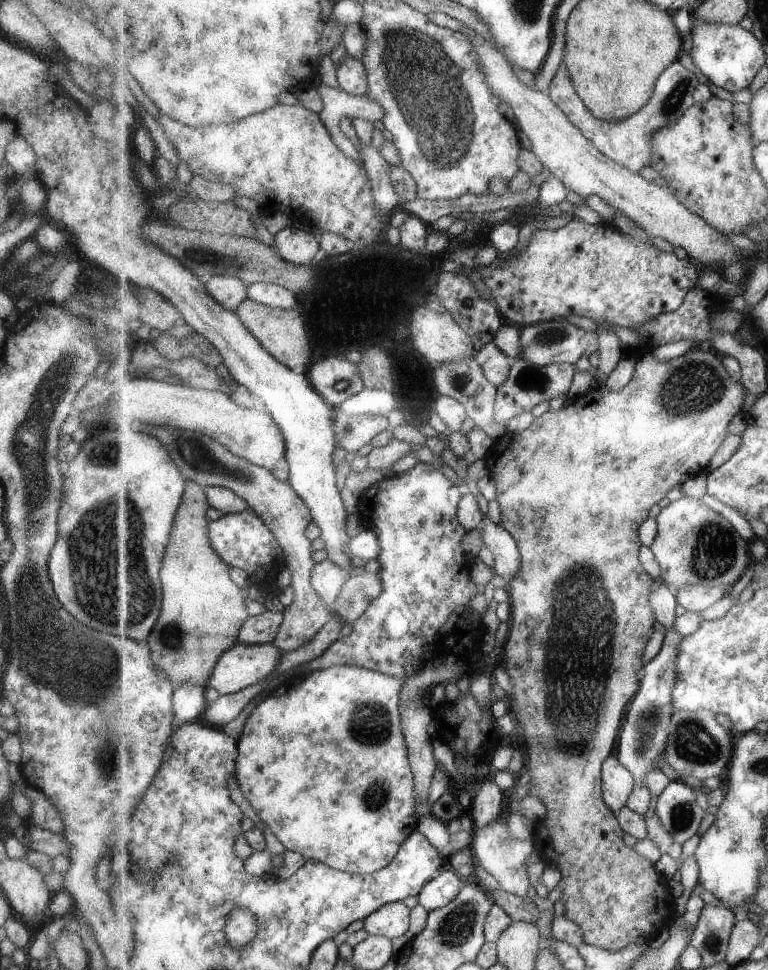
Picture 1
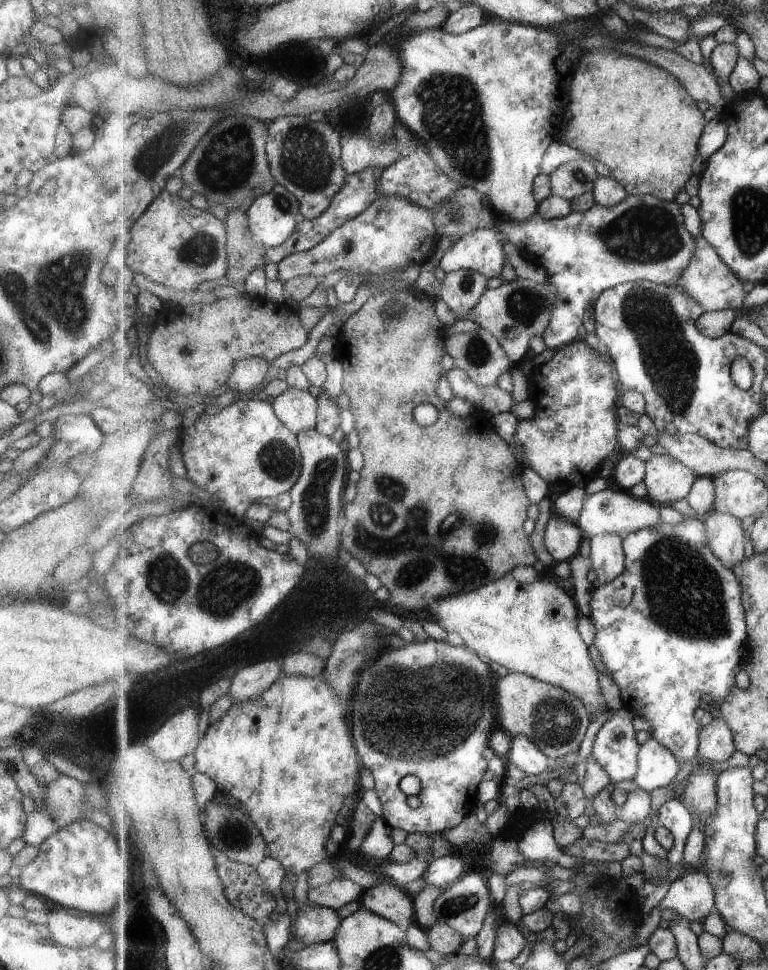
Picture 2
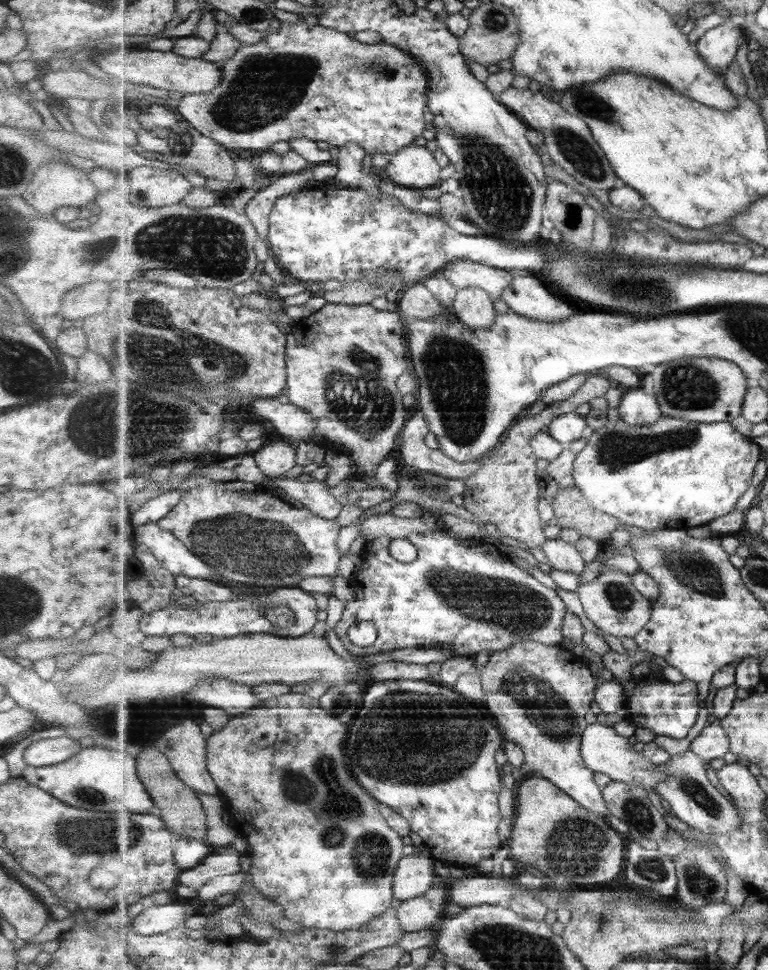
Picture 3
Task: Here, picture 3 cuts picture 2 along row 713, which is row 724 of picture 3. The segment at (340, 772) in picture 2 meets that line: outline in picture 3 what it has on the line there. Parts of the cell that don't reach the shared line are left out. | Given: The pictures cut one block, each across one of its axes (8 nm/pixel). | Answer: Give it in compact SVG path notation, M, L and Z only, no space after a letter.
M251 708L245 714L231 717L229 724L223 730L214 730L207 740L207 769L211 773L215 784L219 787L219 795L224 798L226 810L231 816L233 828L247 837L249 842L248 856L252 867L248 871L254 886L266 896L275 900L282 908L287 908L286 918L303 925L305 929L331 930L346 932L351 928L360 928L361 925L379 918L384 914L394 898L394 876L405 850L402 835L395 832L387 819L379 812L379 800L373 798L361 784L355 774L347 766L345 756L345 740L347 740L349 724L345 726L339 718L329 714L325 708Z

